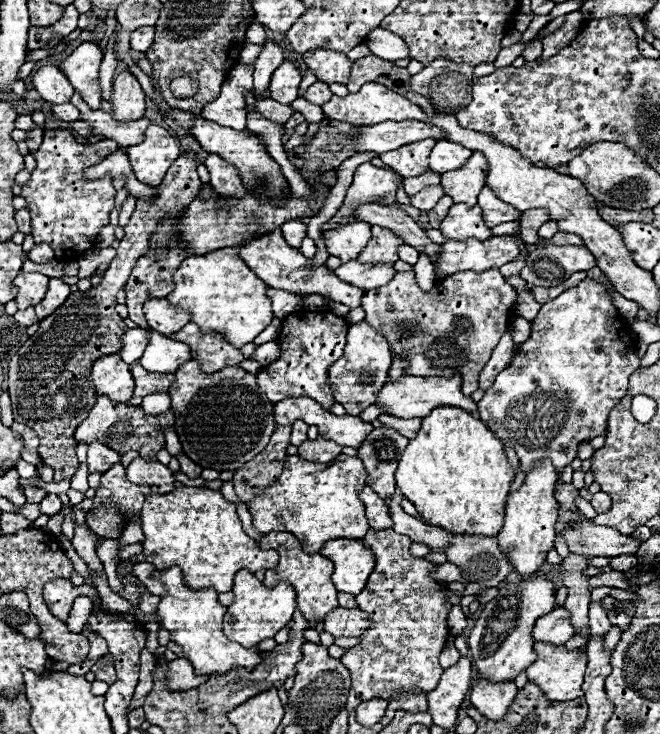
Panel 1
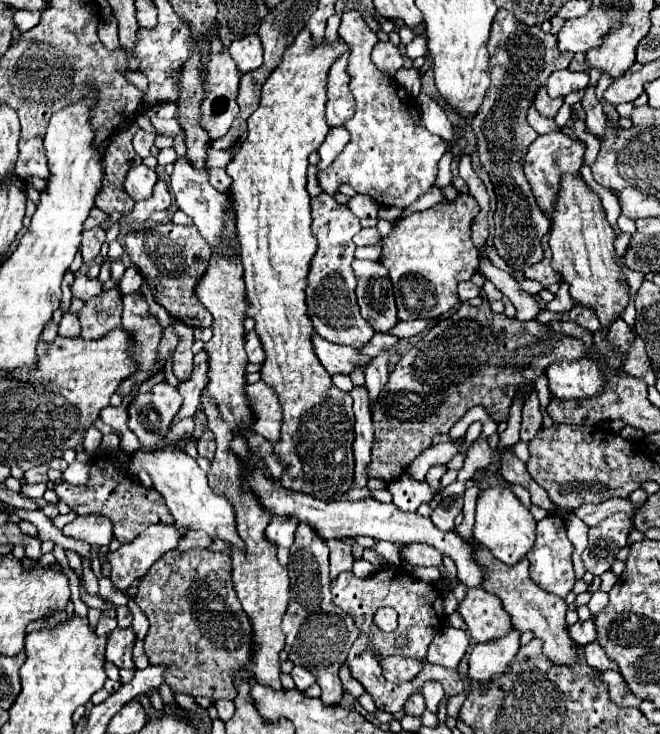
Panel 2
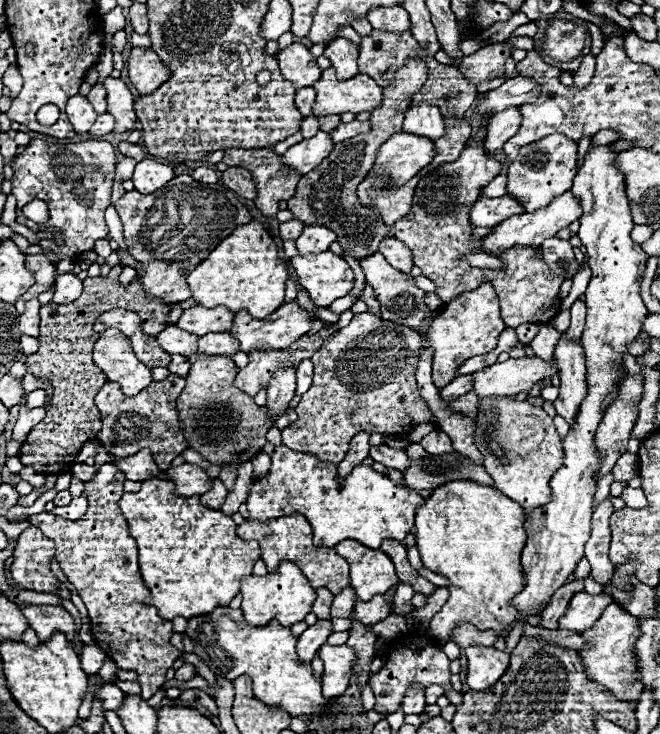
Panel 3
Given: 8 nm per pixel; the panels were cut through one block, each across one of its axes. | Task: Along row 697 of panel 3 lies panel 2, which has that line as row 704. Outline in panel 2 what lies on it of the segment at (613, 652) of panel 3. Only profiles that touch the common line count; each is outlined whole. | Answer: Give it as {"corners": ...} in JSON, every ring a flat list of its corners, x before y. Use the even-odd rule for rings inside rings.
{"corners":[[612,670,602,672,600,680,604,680,608,684,608,694,614,704,620,704,620,706,640,706,642,704,642,700,628,690,620,672,612,672]]}

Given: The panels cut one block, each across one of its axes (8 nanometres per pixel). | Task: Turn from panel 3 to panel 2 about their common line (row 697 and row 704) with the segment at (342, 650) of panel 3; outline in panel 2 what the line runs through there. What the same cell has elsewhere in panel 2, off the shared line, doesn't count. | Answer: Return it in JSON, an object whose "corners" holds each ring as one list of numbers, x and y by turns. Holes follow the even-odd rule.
{"corners":[[300,522,296,528,294,544,290,548,288,574,290,604,282,620,282,630,286,634,284,650,292,662,302,664,316,676,316,682,322,688,320,700,326,706,338,706,338,702,344,696,338,672,346,664,346,656,354,640,360,636,360,628,356,628,352,616,348,616,332,604,328,578,328,548,320,540,320,536,312,532,312,528,308,528,308,524,304,522]]}

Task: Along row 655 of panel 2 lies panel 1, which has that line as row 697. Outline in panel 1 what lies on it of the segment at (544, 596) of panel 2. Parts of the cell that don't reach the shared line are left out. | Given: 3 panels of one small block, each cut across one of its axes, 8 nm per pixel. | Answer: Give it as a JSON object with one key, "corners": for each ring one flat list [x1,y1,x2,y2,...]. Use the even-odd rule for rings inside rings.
{"corners":[[534,644,534,650,538,654,538,660,526,670,526,676,532,684,542,688,546,700,550,702,562,702,562,700,574,700,580,696,580,686,584,680,586,670,586,656,580,656,578,650,566,650,564,646,552,648,552,644]]}

